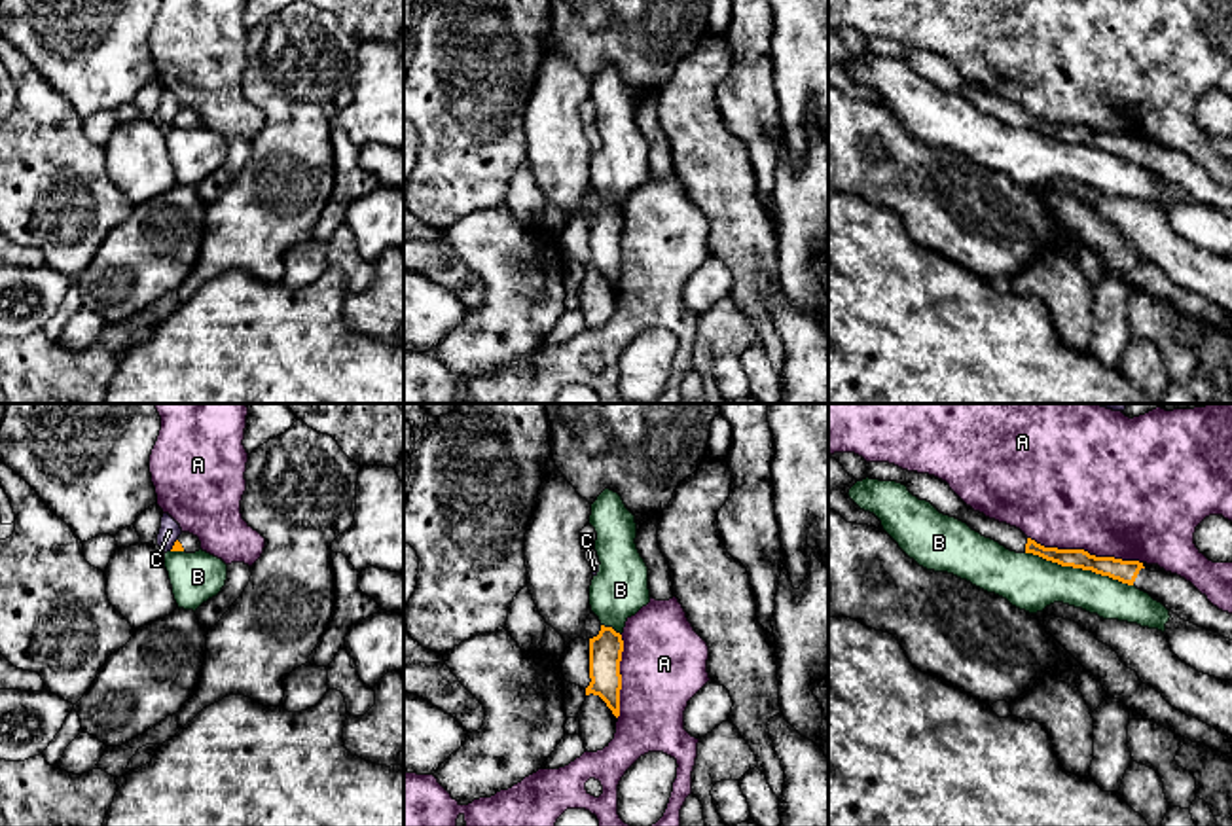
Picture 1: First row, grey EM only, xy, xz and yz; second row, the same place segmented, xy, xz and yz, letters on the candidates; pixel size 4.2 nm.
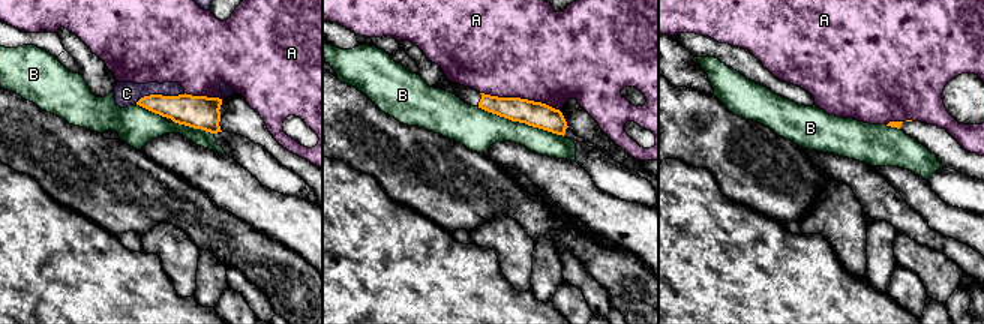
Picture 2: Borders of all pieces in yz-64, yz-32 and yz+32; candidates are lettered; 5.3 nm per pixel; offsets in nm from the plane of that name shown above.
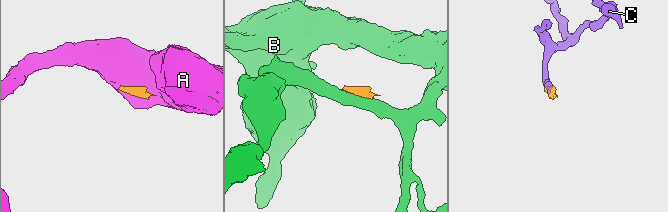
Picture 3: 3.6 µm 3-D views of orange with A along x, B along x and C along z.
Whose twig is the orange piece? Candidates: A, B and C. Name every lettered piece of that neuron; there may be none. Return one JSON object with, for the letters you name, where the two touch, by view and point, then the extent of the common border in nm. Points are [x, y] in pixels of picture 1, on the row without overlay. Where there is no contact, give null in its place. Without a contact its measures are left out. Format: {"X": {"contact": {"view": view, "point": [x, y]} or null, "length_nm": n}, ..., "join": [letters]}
{"join": []}

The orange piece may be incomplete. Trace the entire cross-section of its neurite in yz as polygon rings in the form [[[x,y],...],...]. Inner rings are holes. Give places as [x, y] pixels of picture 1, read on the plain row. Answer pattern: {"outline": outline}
{"outline": [[[866,38],[866,53],[897,57],[919,76],[931,78],[940,89],[967,99],[972,106],[991,114],[1016,129],[1033,129],[1061,142],[1092,146],[1149,169],[1181,195],[1232,216],[1232,189],[1213,182],[1190,157],[1171,148],[1150,148],[1139,136],[1096,133],[1084,125],[1044,123],[1020,104],[969,85],[967,80],[934,51],[902,45],[889,38]]]}

